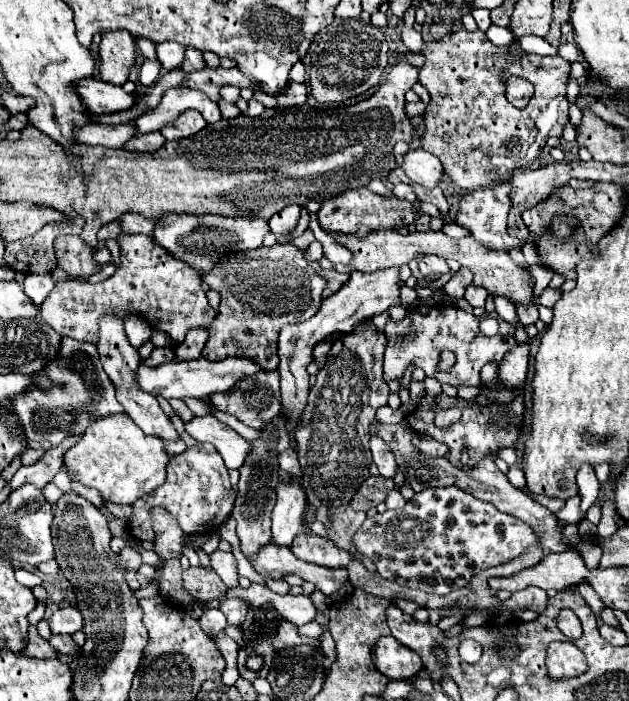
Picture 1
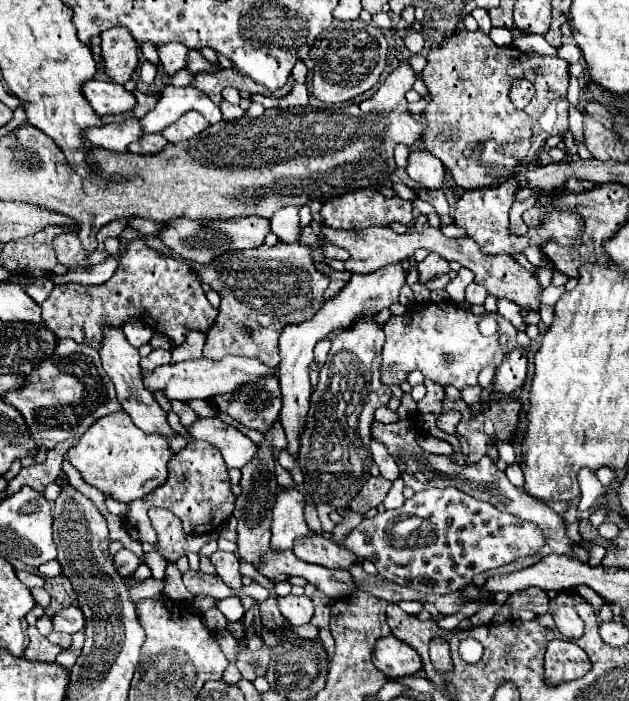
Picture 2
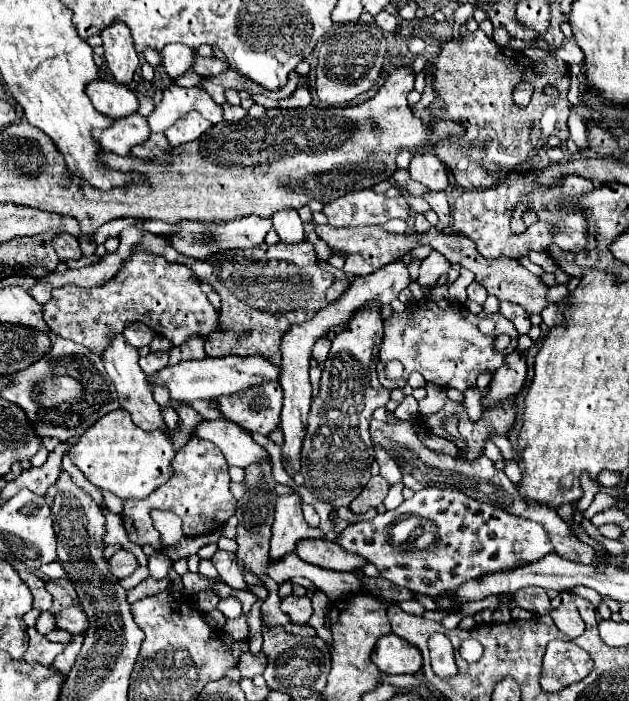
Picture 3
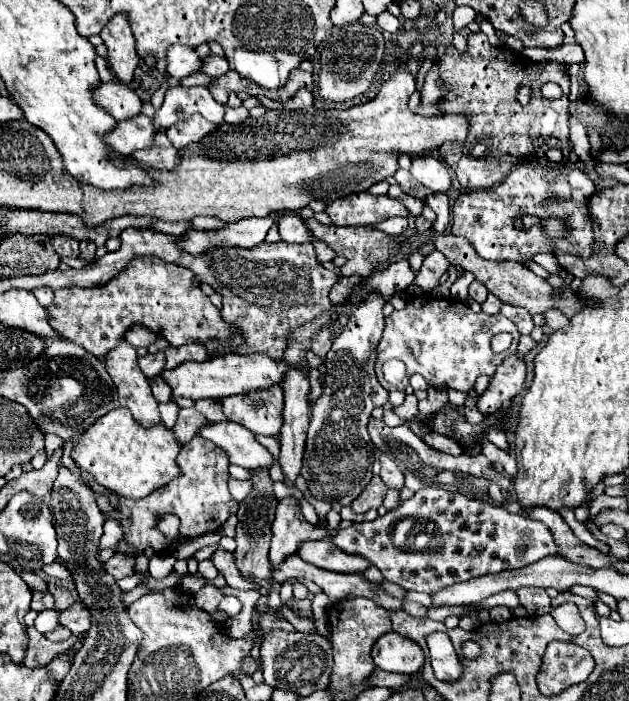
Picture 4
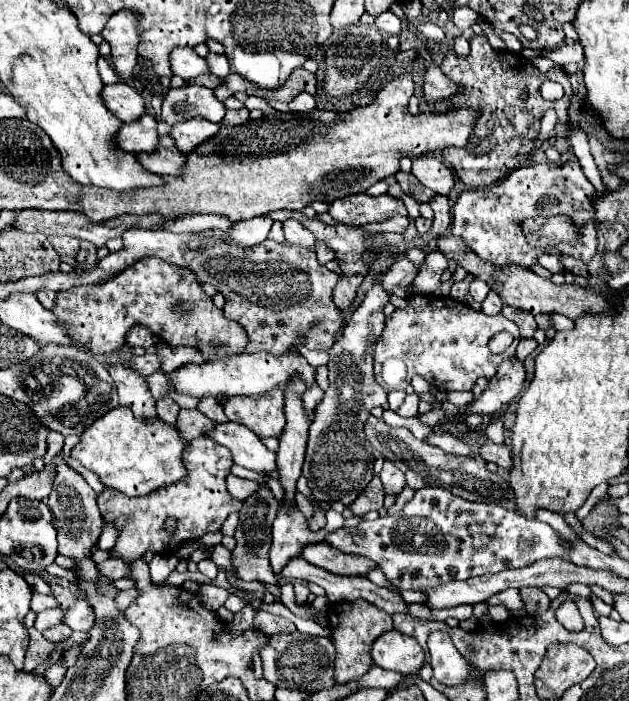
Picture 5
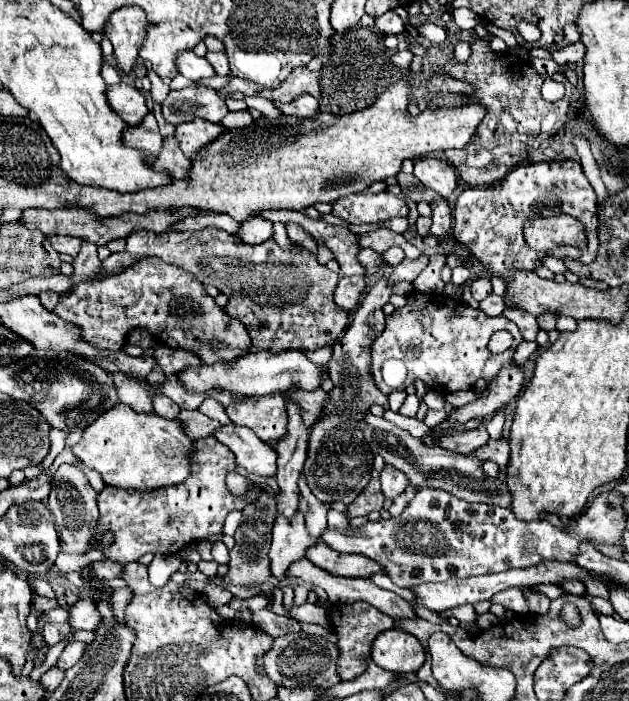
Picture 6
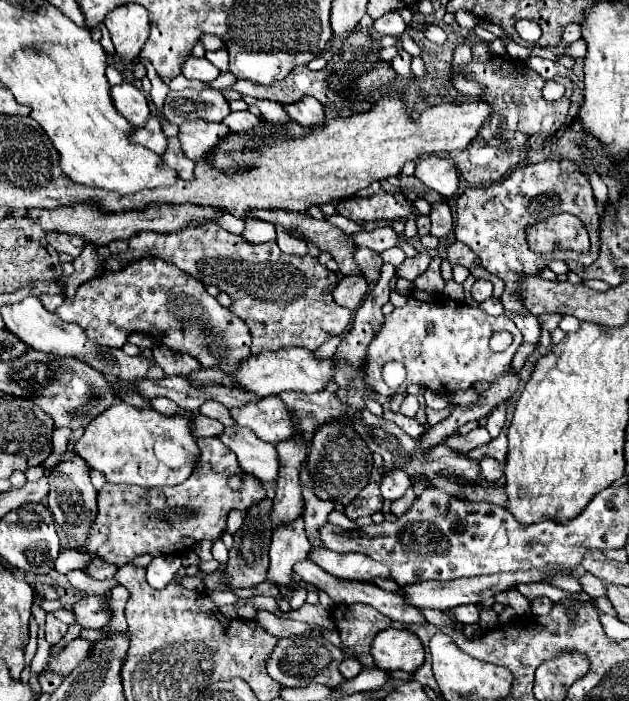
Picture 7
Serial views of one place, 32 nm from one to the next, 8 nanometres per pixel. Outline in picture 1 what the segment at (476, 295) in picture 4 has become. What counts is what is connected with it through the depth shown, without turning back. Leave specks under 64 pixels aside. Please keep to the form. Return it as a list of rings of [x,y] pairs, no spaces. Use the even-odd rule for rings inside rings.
[[[470,284],[468,288],[466,288],[466,296],[464,296],[472,306],[484,306],[484,302],[486,302],[486,298],[488,298],[488,292],[484,290],[484,288],[480,288],[480,286],[474,286],[474,284]]]

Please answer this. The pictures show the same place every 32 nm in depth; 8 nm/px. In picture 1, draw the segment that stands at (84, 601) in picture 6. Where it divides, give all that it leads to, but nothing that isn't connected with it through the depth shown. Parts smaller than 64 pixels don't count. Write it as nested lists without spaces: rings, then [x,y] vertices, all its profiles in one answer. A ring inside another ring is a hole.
[[[70,606],[70,608],[62,608],[62,610],[56,610],[50,618],[50,628],[52,632],[56,634],[74,634],[78,630],[82,630],[84,626],[84,620],[82,620],[82,614],[78,608]]]

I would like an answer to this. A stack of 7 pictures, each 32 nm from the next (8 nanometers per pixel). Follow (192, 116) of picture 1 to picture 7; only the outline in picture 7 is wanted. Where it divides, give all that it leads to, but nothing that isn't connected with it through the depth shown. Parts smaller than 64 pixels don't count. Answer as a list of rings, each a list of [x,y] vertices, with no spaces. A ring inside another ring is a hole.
[[[196,120],[196,122],[184,122],[180,126],[178,138],[188,158],[192,158],[194,162],[208,164],[212,162],[212,152],[216,150],[216,146],[230,134],[232,130],[224,122]]]

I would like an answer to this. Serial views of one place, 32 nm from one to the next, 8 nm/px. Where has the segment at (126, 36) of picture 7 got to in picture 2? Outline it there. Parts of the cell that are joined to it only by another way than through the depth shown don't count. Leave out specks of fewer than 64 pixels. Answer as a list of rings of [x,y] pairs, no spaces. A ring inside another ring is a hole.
[[[114,26],[100,34],[104,72],[116,84],[126,84],[138,66],[138,48],[124,26]]]

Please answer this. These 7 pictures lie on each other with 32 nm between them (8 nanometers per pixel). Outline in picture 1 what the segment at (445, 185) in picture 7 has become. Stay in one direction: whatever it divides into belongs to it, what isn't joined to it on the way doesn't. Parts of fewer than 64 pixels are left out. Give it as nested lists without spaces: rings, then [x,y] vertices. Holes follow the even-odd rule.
[[[412,148],[406,154],[402,168],[412,182],[426,186],[426,188],[436,188],[444,174],[442,162],[434,154],[426,152],[422,148]]]

